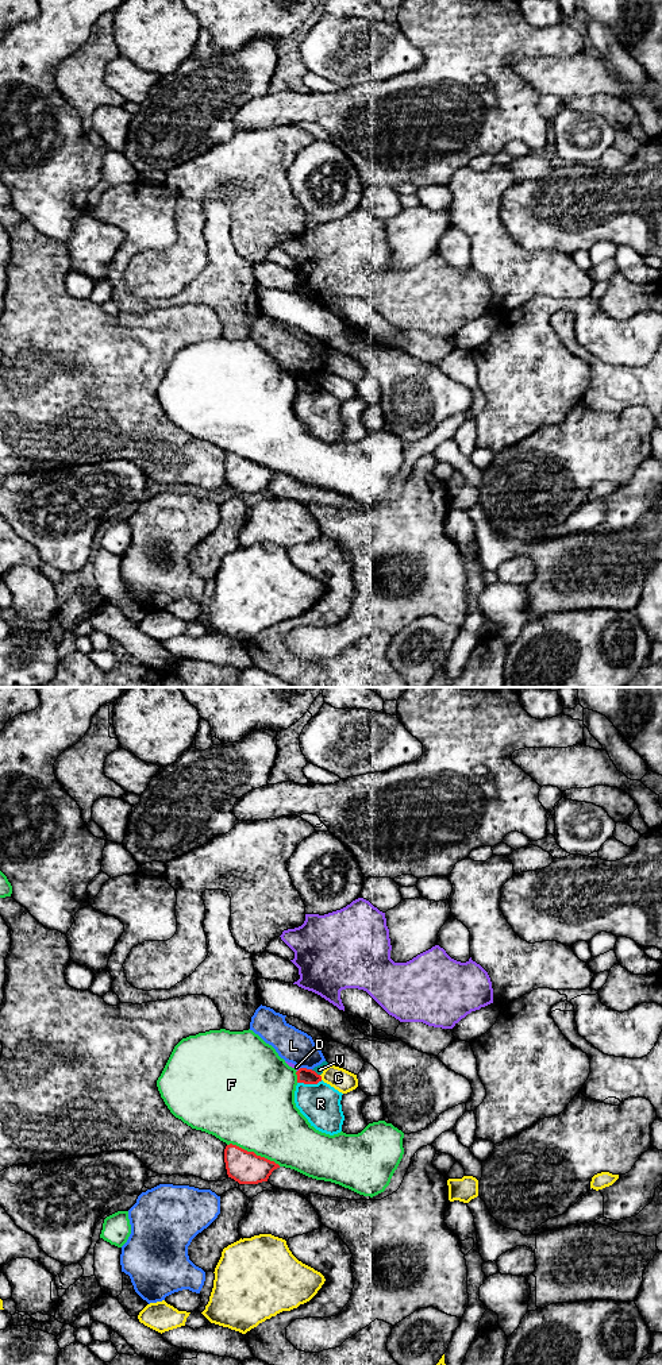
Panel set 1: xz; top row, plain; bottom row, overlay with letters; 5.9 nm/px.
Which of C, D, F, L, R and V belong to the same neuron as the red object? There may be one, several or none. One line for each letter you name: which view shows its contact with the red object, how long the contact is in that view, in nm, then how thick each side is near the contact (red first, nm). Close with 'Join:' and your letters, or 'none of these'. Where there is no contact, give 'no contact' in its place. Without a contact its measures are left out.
Join: none of these

